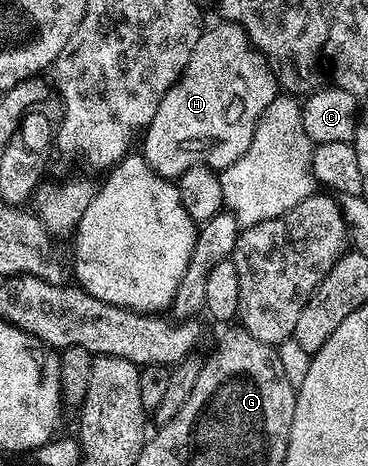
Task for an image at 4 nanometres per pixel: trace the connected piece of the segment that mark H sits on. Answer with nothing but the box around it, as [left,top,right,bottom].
[143,22,279,178]

